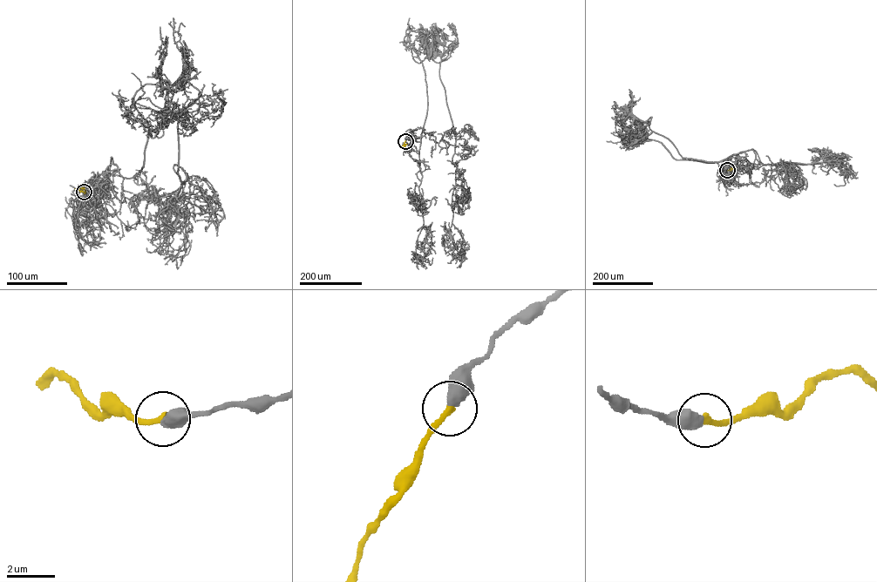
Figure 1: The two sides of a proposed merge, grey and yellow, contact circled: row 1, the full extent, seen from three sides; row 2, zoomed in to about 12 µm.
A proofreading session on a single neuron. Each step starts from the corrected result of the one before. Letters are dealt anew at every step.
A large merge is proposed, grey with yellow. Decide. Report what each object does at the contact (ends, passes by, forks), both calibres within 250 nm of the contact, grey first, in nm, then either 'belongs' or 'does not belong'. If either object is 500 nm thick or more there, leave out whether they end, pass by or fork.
calibres 500 and 280 nm; belongs

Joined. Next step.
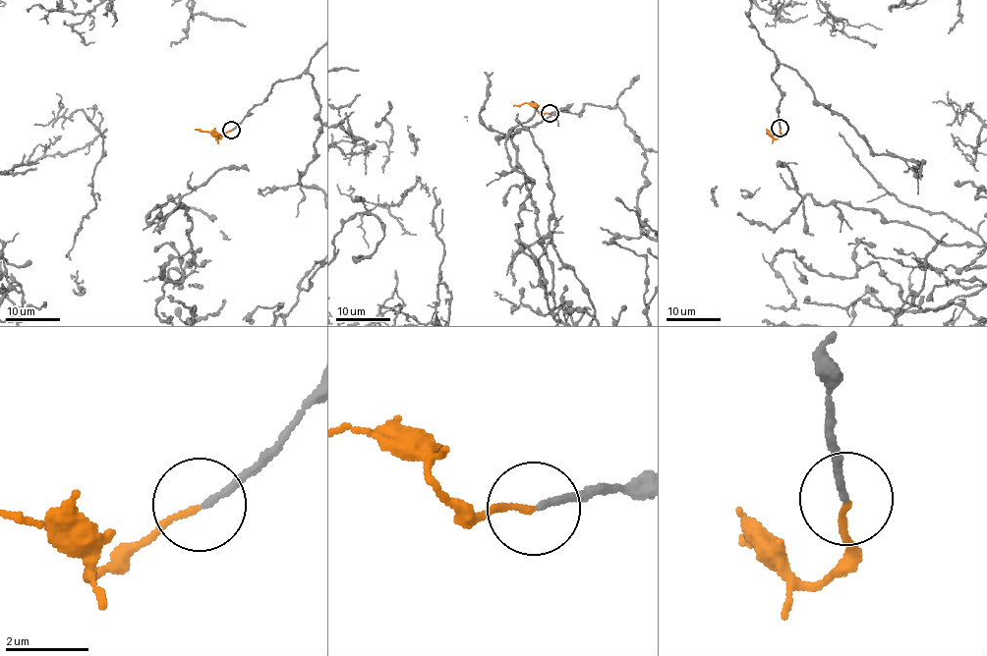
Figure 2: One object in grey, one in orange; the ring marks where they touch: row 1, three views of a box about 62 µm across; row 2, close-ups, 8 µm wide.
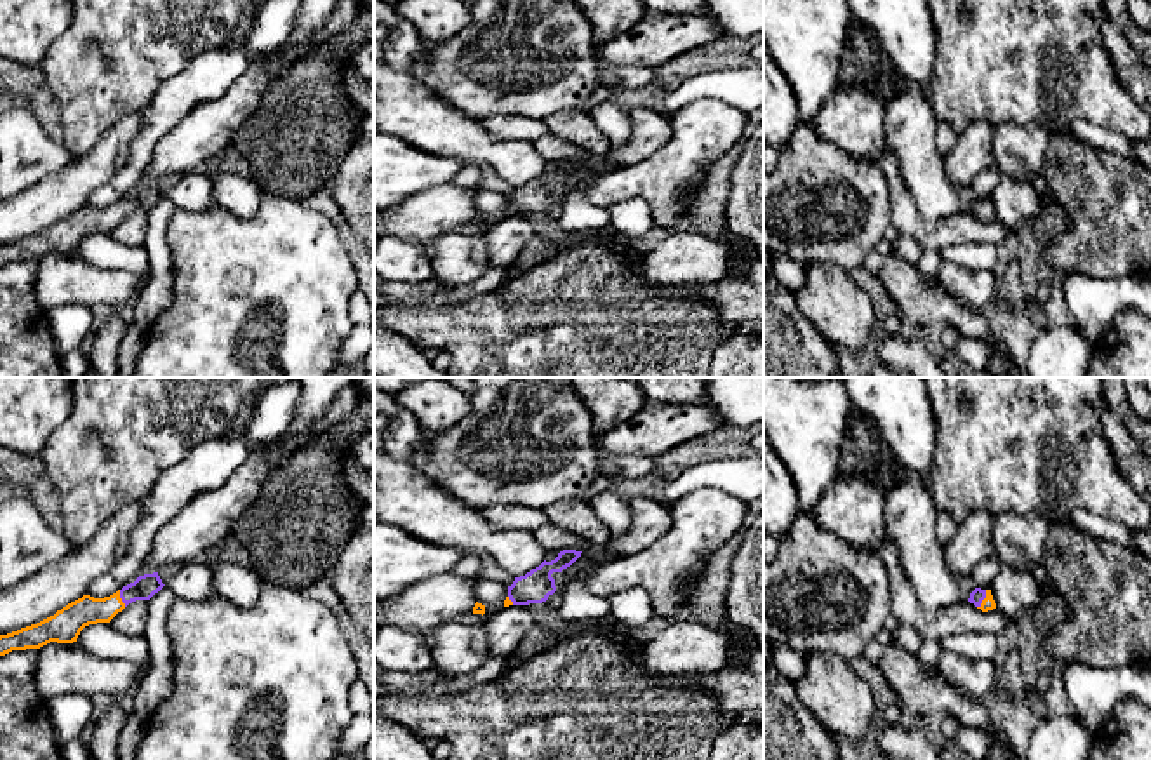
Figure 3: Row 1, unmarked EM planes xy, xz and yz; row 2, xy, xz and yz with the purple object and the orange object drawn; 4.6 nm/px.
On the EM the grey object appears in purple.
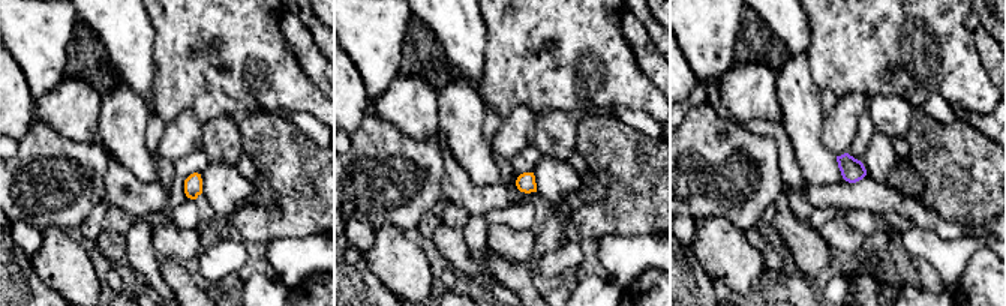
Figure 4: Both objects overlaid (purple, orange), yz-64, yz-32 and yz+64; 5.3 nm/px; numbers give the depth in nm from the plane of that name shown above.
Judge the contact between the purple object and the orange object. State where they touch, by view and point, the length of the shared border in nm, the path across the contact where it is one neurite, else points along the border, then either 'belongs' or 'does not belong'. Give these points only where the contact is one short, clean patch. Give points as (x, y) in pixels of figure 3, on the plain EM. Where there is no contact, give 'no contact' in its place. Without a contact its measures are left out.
yz (983, 209) | 100 nm | across yz (978, 206), (983, 209), (988, 214) | belongs

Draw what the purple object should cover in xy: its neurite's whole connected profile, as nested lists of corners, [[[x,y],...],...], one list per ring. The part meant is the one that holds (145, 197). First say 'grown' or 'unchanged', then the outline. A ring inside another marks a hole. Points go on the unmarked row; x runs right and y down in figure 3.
grown; [[[153,183],[139,186],[134,193],[104,209],[83,205],[37,235],[0,245],[0,266],[12,261],[40,259],[50,252],[73,254],[85,237],[110,233],[129,214],[150,210],[163,197],[158,183]]]

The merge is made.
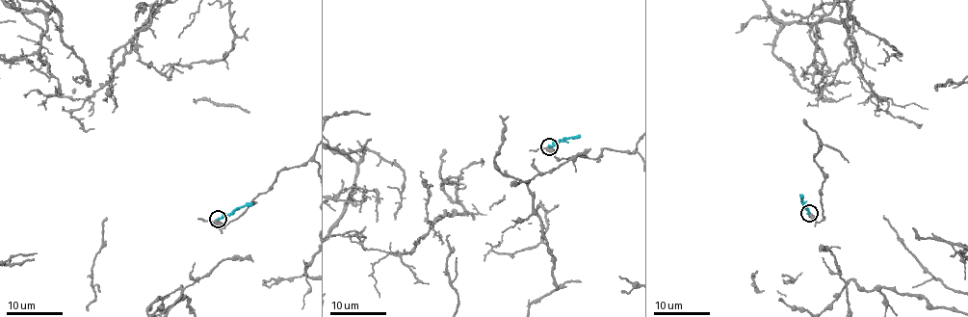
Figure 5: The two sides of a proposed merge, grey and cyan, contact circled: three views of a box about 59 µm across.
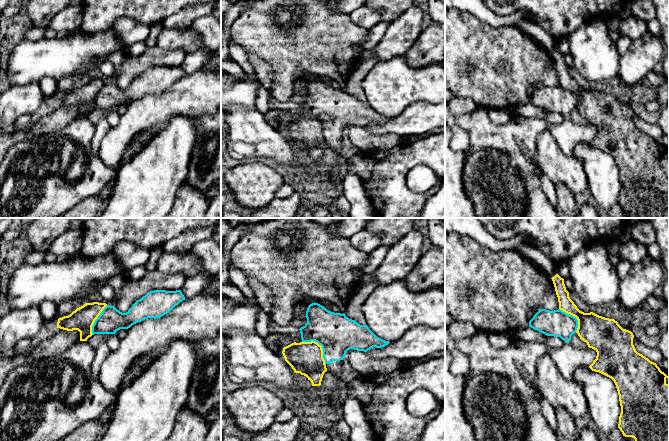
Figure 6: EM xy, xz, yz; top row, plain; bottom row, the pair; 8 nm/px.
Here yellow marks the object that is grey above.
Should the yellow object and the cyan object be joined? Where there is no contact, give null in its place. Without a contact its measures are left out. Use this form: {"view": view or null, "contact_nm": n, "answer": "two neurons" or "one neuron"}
{"view": "xz", "contact_nm": 260, "answer": "two neurons"}

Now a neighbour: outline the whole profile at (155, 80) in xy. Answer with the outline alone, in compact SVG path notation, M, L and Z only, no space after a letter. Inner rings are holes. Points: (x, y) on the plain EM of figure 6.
M154 66L137 76L126 89L107 81L95 96L92 110L115 110L145 95L160 94L183 76L185 73L181 66Z

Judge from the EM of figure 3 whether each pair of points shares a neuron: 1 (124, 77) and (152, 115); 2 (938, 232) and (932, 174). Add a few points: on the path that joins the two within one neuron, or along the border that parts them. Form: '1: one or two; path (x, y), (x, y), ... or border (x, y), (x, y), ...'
1: two; border (174, 77), (139, 110)
2: two; border (906, 190), (927, 218), (958, 213)

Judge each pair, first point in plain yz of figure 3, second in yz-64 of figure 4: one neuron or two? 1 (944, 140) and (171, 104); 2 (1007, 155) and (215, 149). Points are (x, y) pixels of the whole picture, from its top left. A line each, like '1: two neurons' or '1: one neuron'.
1: two neurons
2: one neuron

